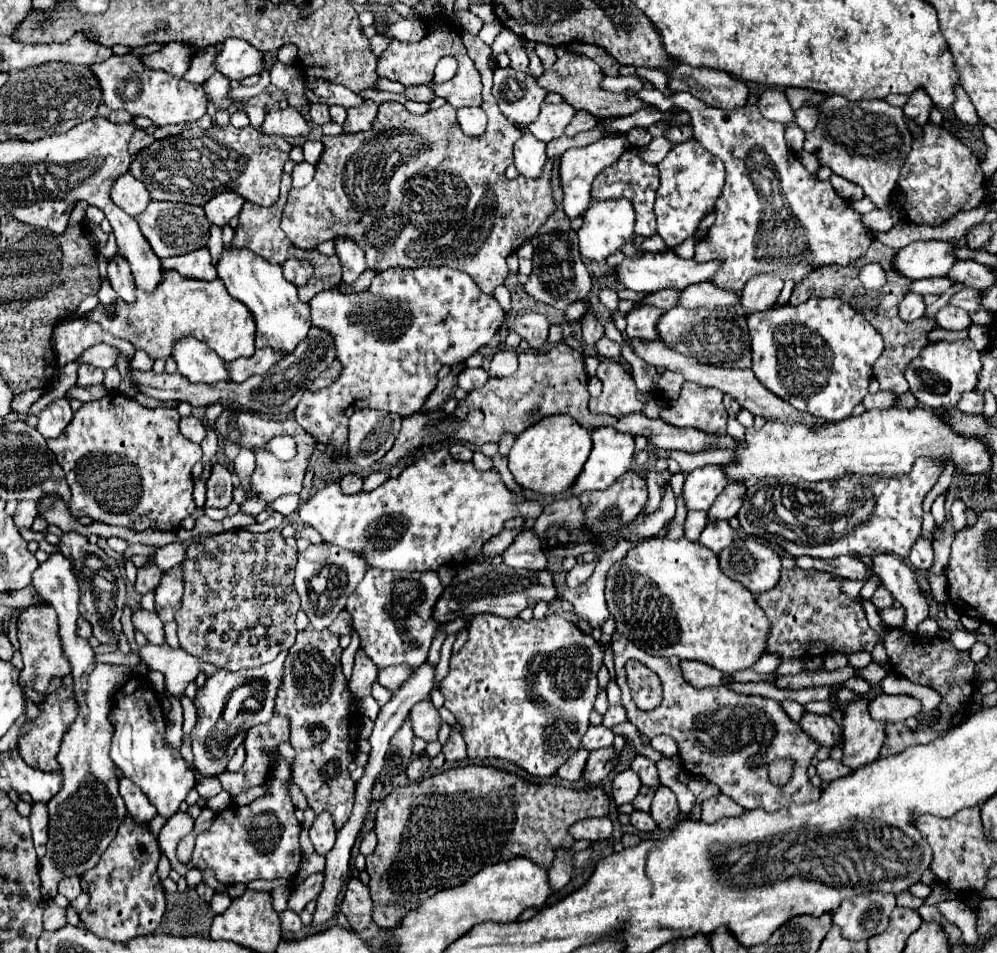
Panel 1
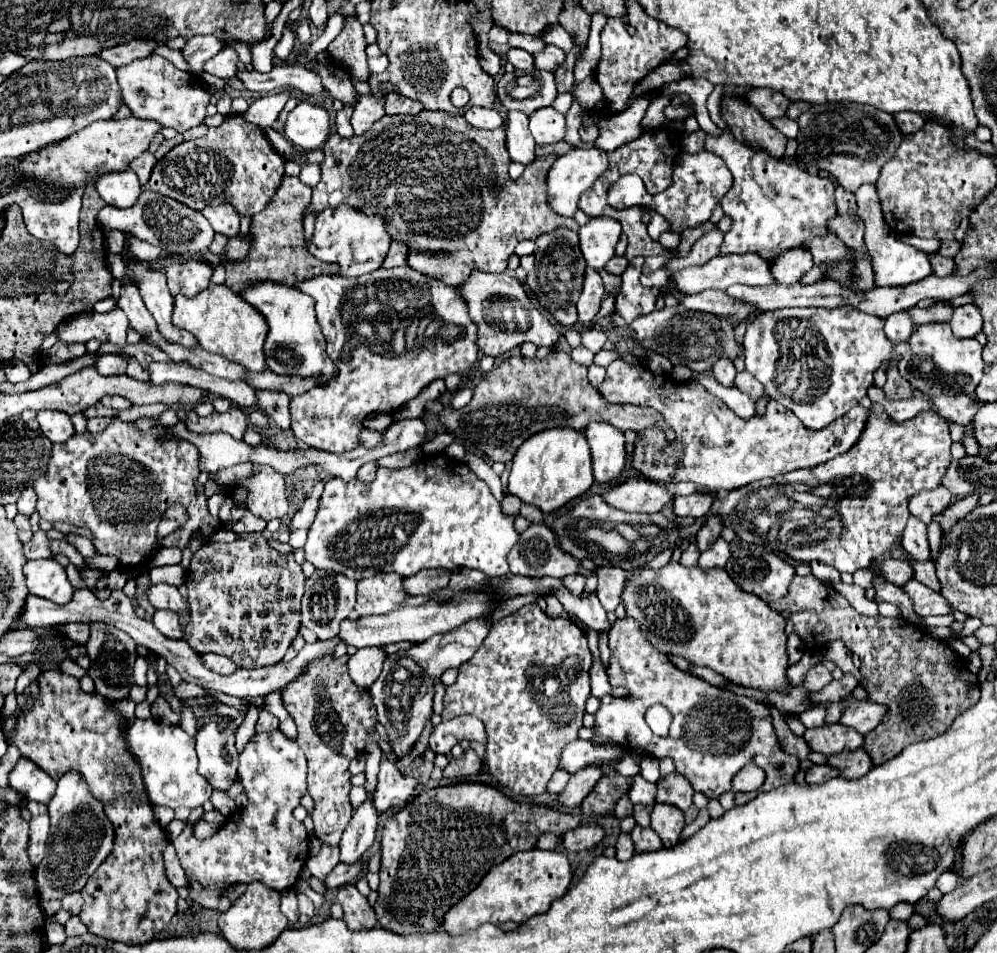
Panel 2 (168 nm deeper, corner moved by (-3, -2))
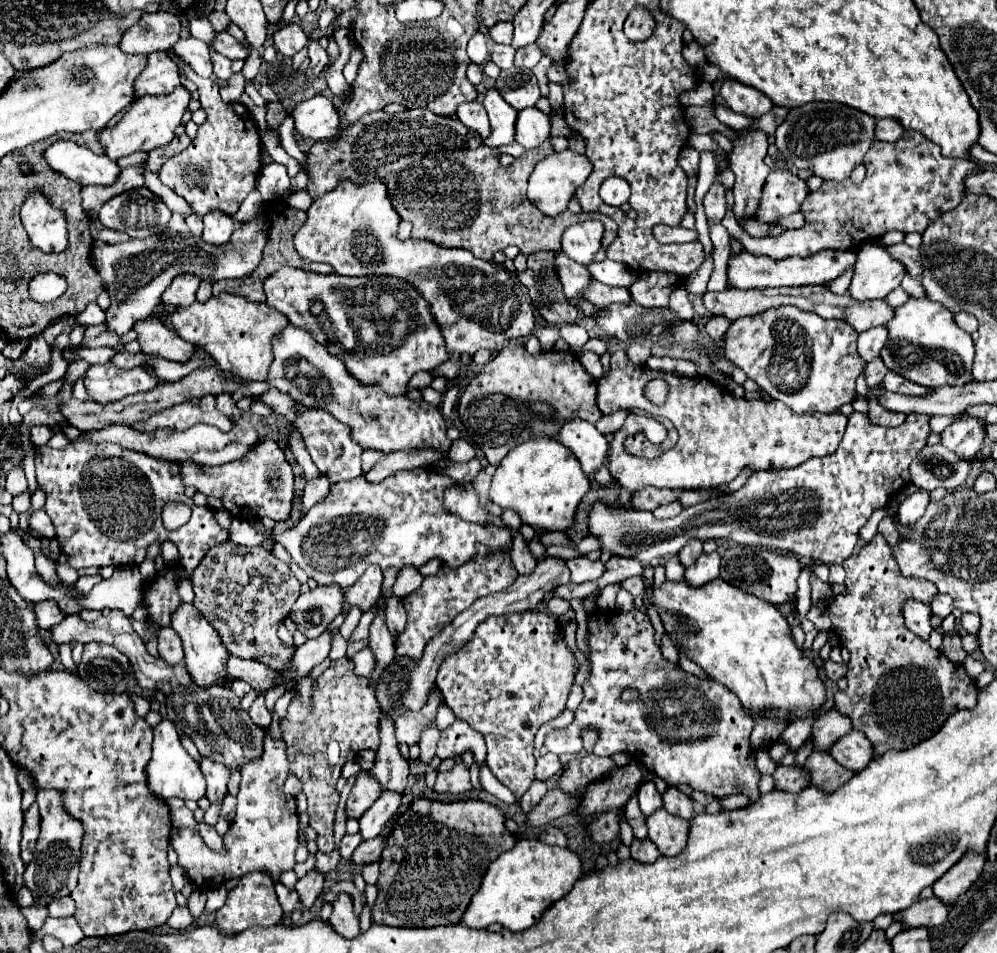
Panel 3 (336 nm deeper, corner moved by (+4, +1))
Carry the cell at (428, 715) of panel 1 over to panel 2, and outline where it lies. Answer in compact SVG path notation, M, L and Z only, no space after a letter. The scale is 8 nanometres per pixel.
M462 715L452 721L440 721L430 735L430 749L434 753L448 755L450 749L460 741L482 741L484 743L484 725L472 715Z

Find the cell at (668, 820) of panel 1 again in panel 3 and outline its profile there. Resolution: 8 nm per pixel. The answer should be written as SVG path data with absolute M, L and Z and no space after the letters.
M667 810L655 812L647 818L649 840L659 848L663 856L677 856L687 846L687 834L691 824Z

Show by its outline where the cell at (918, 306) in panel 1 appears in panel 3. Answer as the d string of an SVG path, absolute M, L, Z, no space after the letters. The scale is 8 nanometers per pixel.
M885 326L881 328L871 328L871 330L865 330L859 334L859 340L857 340L857 352L859 356L865 360L865 362L871 362L879 356L881 348L885 346L885 338L887 338L887 332L885 332Z

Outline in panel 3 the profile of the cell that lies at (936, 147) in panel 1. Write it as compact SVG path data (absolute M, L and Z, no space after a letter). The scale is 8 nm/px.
M903 132L903 136L897 142L873 142L869 152L863 158L867 176L861 184L855 184L851 178L845 182L823 182L819 190L809 192L805 202L801 204L801 212L805 216L805 224L795 230L783 230L779 236L766 236L755 238L747 234L734 217L732 207L728 206L722 220L723 226L735 240L743 244L749 254L765 254L775 260L783 260L789 256L807 258L827 248L837 250L849 250L853 246L859 246L863 242L879 242L885 232L889 230L901 230L901 232L923 232L925 224L929 220L935 220L947 210L953 210L963 200L963 180L967 174L981 170L979 164L973 160L949 160L941 154L941 148L937 144L929 144L929 140L923 140L919 132Z

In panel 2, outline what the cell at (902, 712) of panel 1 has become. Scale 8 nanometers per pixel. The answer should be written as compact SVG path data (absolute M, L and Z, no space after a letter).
M852 701L846 705L840 723L854 727L858 733L866 735L872 729L876 729L878 723L882 723L884 715L888 713L888 707L872 701Z

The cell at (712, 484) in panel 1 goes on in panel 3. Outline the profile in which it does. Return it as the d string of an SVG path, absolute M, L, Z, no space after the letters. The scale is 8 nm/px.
M673 502L673 504L665 504L665 506L657 508L657 510L653 512L653 516L655 516L655 518L673 518L673 516L677 516L681 510L683 510L683 506L677 504L677 502Z

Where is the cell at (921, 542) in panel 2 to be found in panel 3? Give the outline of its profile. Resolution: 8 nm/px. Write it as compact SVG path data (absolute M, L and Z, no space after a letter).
M917 490L911 496L907 496L897 512L897 516L901 516L901 524L913 524L913 520L919 520L921 514L925 514L927 504L929 504L929 492L925 490Z

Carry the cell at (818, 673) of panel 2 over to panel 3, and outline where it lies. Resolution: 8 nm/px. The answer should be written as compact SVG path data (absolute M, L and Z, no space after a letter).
M827 660L825 662L825 672L827 672L827 676L831 678L831 680L839 680L839 678L843 678L845 676L845 672L847 672L847 666L845 664L837 664L837 662L831 662L831 660Z

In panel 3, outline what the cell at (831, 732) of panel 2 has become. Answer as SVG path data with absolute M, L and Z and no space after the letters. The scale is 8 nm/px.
M851 730L847 736L837 740L837 744L833 744L833 750L829 750L829 754L841 766L845 766L853 772L861 772L875 758L871 742L859 730Z

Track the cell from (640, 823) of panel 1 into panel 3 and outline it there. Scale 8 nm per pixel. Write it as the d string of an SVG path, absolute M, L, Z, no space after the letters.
M633 840L631 858L637 862L643 862L643 864L651 864L659 858L659 850L651 840Z

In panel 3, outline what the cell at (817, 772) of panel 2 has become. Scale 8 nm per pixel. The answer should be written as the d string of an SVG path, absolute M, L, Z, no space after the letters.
M777 766L777 770L773 772L773 780L775 780L775 790L783 790L783 792L801 792L807 782L809 776L795 766Z

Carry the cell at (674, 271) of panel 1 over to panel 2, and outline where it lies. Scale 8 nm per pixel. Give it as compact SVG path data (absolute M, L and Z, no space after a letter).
M716 255L706 265L676 271L670 281L678 293L698 293L704 289L724 291L726 287L730 287L734 283L742 283L742 285L772 285L772 283L776 283L770 275L770 263L760 259L758 255Z

